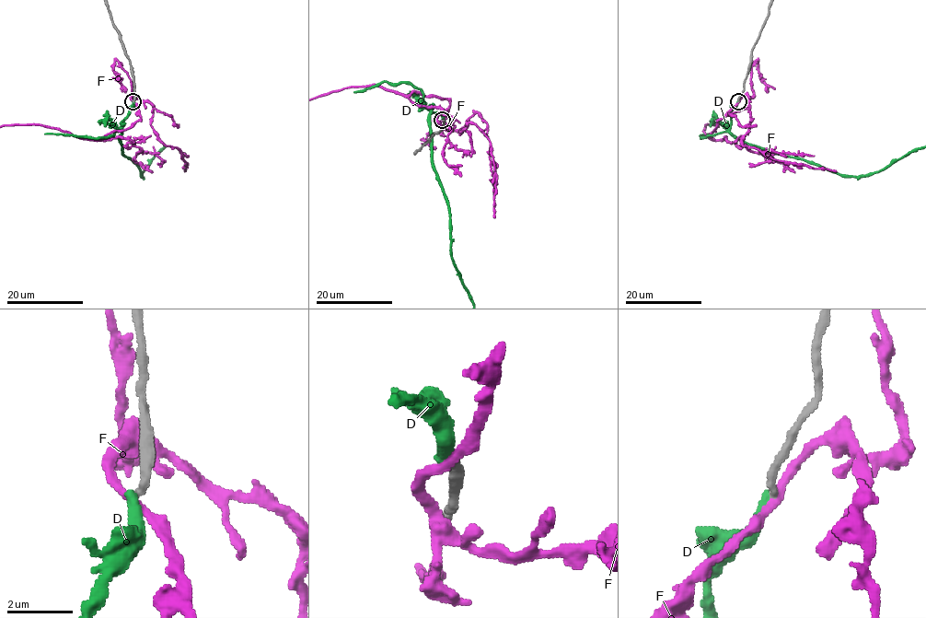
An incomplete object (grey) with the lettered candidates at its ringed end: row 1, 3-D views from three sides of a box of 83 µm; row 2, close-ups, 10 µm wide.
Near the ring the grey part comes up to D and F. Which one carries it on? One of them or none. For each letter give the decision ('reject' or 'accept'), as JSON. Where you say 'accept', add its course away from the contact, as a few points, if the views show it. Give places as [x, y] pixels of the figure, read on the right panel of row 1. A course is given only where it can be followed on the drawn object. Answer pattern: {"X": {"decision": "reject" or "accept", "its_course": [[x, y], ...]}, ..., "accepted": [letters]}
{"D": {"decision": "reject"}, "F": {"decision": "reject"}, "accepted": []}

